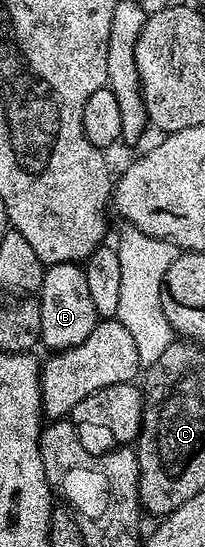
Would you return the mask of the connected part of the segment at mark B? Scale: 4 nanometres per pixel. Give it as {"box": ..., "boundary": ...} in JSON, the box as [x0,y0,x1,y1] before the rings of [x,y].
{"box":[39,263,99,353],"boundary":[[[80,263],[48,265],[41,283],[39,299],[41,301],[41,344],[49,347],[50,353],[63,352],[66,348],[79,346],[79,342],[83,342],[83,338],[87,338],[87,334],[95,330],[99,317],[95,310],[95,302],[91,302],[87,274]]]}

